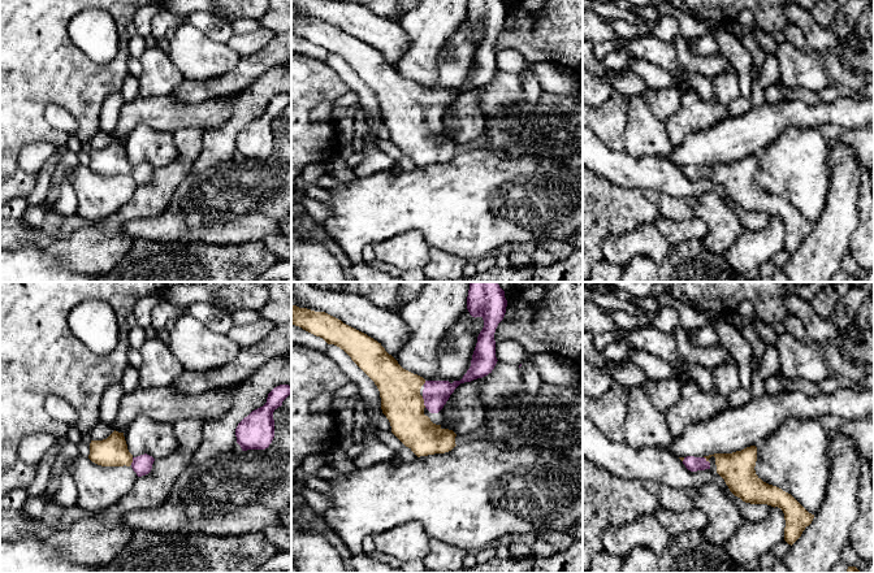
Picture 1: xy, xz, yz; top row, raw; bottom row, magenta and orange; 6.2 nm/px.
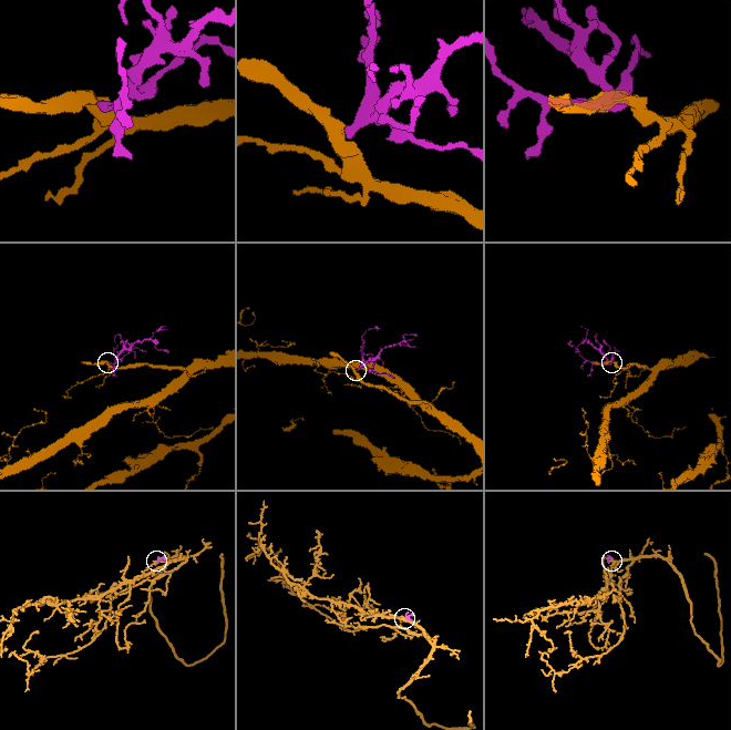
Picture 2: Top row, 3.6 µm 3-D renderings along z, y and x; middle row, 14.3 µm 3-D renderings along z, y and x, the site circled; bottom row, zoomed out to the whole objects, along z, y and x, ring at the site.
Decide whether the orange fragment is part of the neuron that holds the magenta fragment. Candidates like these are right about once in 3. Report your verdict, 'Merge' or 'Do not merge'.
Merge

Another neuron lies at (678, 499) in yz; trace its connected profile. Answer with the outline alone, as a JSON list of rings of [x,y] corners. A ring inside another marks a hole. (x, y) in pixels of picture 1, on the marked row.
[[[644,481],[642,485],[658,498],[659,505],[665,509],[682,513],[695,508],[696,489],[669,487],[653,481]]]

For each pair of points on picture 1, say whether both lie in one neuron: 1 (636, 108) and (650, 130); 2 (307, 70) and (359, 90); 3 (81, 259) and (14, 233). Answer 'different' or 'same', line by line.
1: same
2: different
3: different

